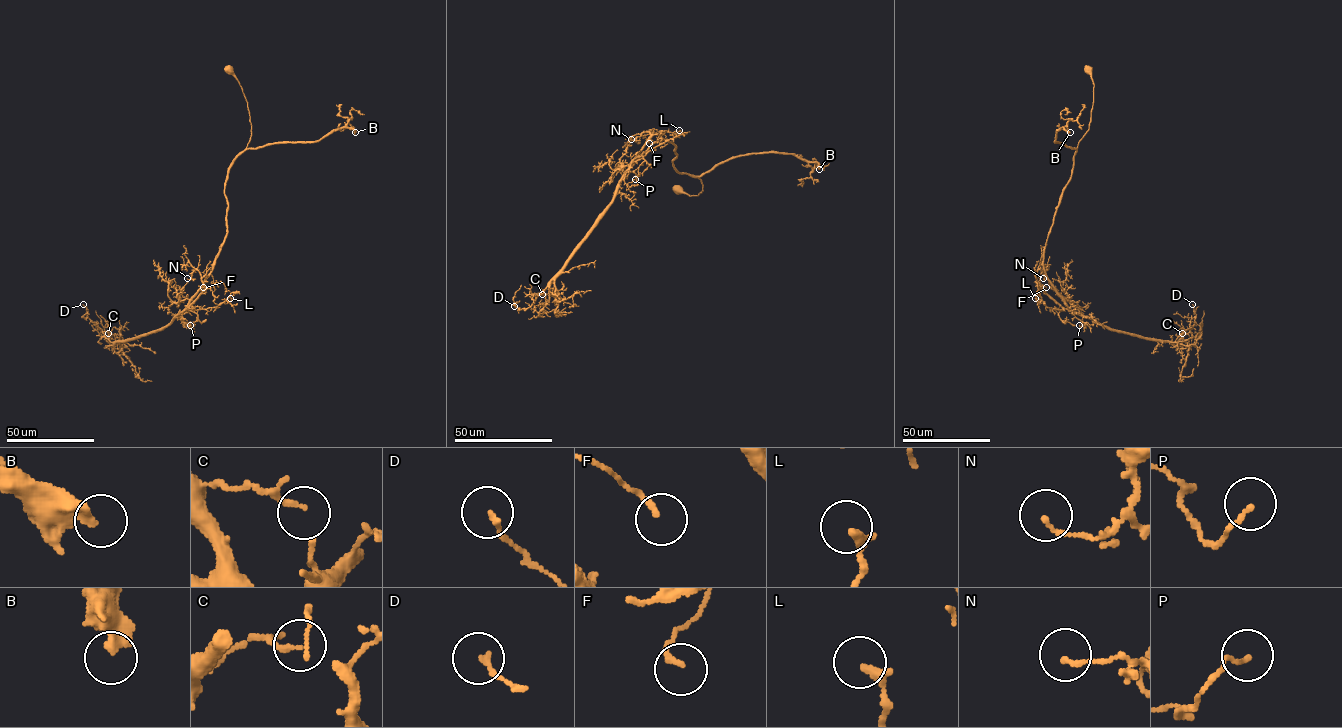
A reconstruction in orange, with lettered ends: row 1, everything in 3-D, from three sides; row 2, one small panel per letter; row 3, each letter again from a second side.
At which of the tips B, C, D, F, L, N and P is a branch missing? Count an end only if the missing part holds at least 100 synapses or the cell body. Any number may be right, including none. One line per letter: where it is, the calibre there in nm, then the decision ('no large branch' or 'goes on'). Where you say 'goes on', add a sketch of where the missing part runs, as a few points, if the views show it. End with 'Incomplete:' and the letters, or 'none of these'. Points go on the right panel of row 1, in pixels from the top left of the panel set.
B: at (1070, 132); 360 nm thick; goes on; missing branch runs (1070, 132), (1077, 132), (1077, 137), (1070, 141), (1060, 139), (1061, 144)
C: at (1182, 333); 110 nm thick; no large branch
D: at (1192, 304); 150 nm thick; no large branch
F: at (1046, 287); 170 nm thick; no large branch
L: at (1035, 298); 280 nm thick; no large branch
N: at (1043, 278); 130 nm thick; no large branch
P: at (1079, 325); 120 nm thick; no large branch
Incomplete: B

